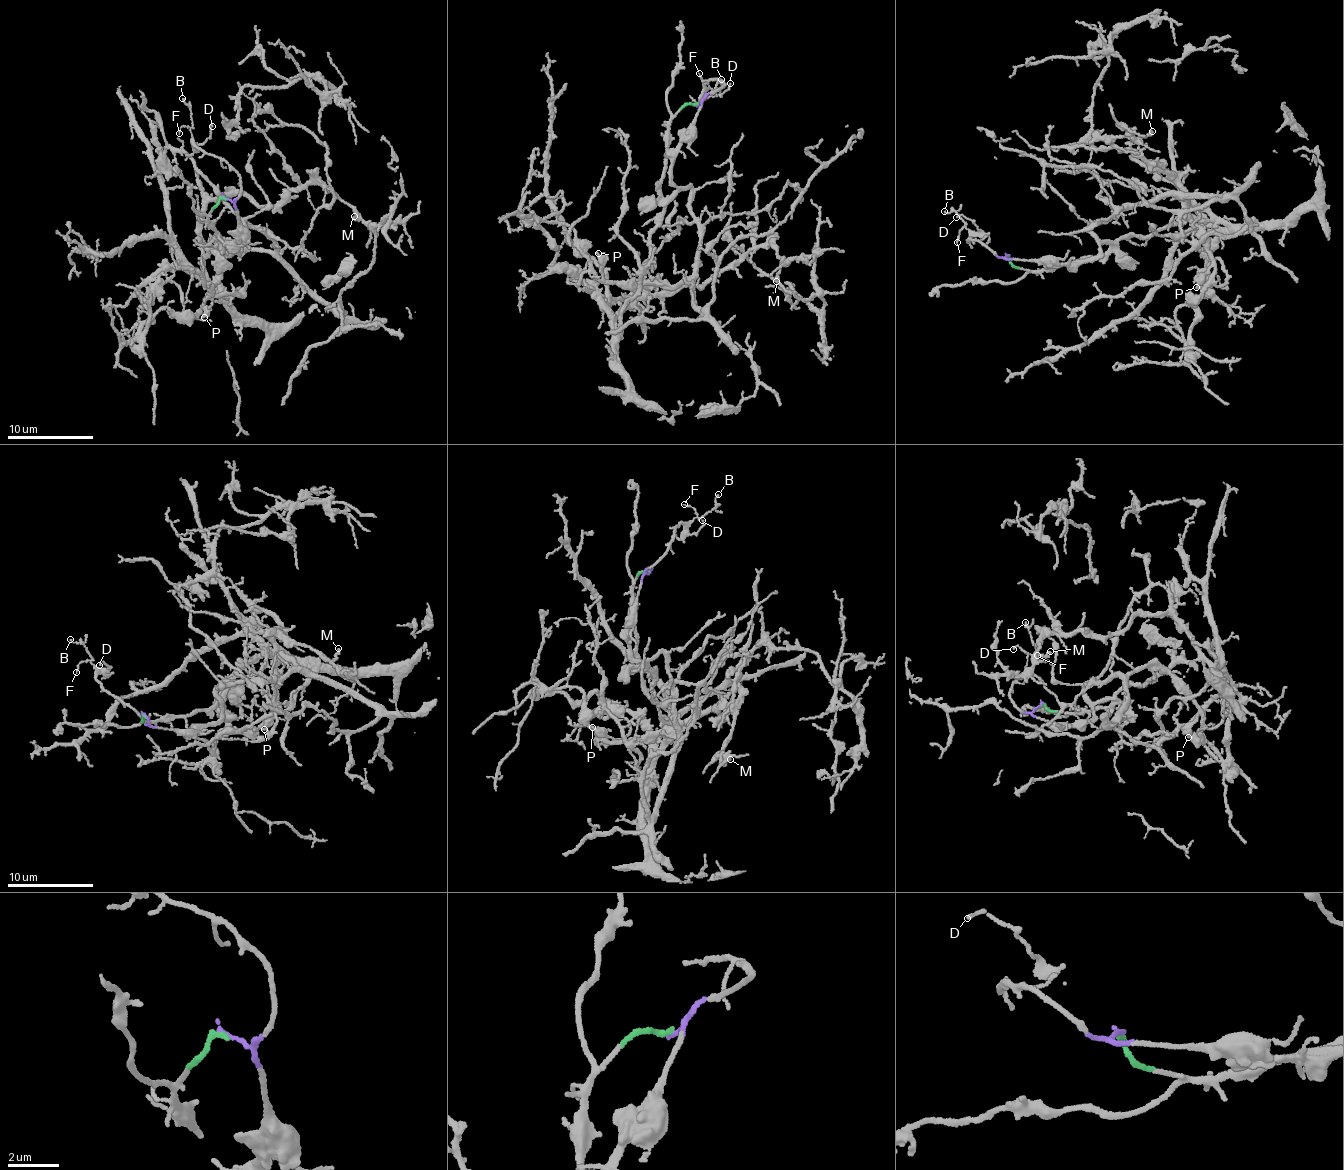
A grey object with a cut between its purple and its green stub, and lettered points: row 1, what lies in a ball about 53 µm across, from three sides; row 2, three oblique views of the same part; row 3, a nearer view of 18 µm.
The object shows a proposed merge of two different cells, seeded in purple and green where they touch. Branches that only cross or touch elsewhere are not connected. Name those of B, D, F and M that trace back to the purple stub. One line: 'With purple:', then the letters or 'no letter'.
With purple: B, D, F

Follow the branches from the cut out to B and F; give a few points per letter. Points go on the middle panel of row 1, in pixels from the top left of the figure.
B: (698, 105), (710, 91), (725, 83), (710, 79), (705, 86), (716, 90), (721, 80)
F: (698, 105), (710, 91), (725, 83), (710, 79), (705, 85), (708, 88), (699, 73)

